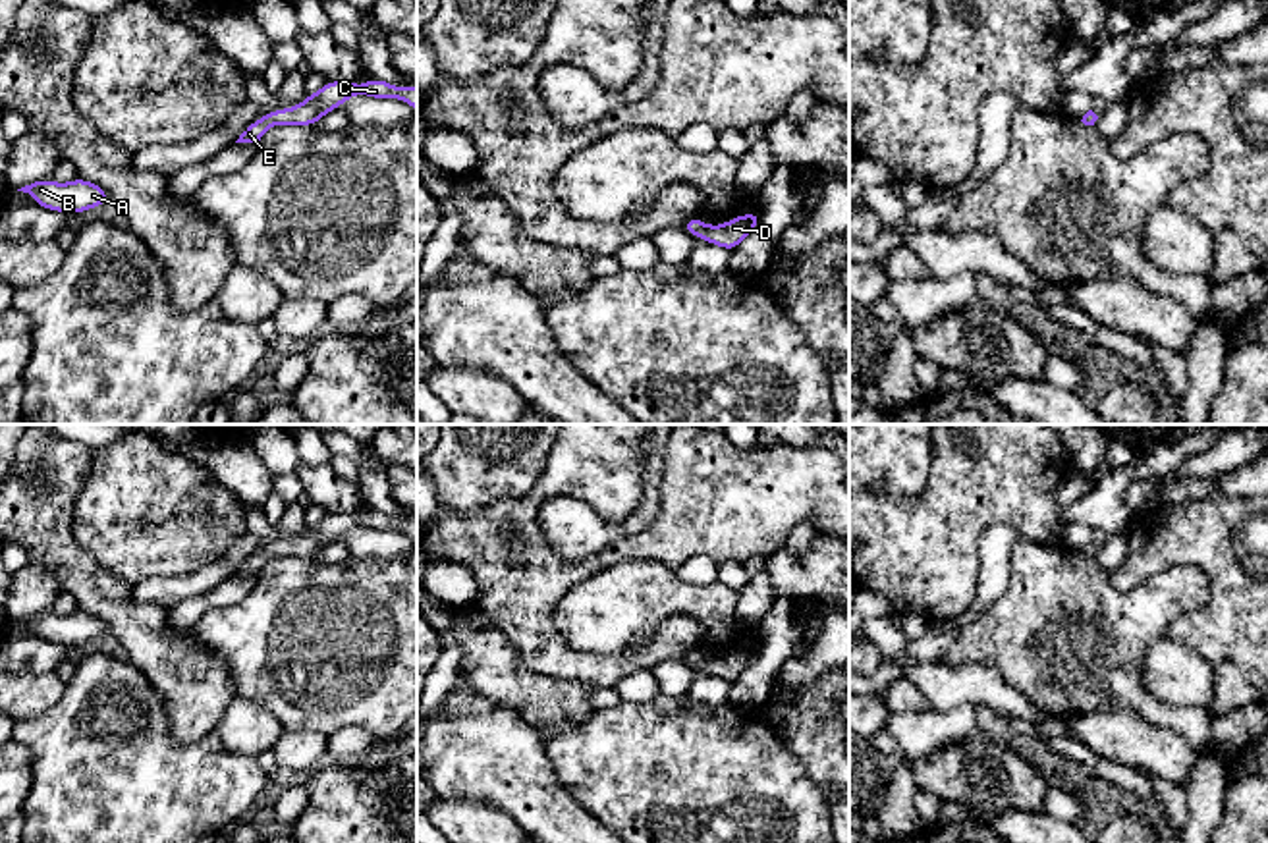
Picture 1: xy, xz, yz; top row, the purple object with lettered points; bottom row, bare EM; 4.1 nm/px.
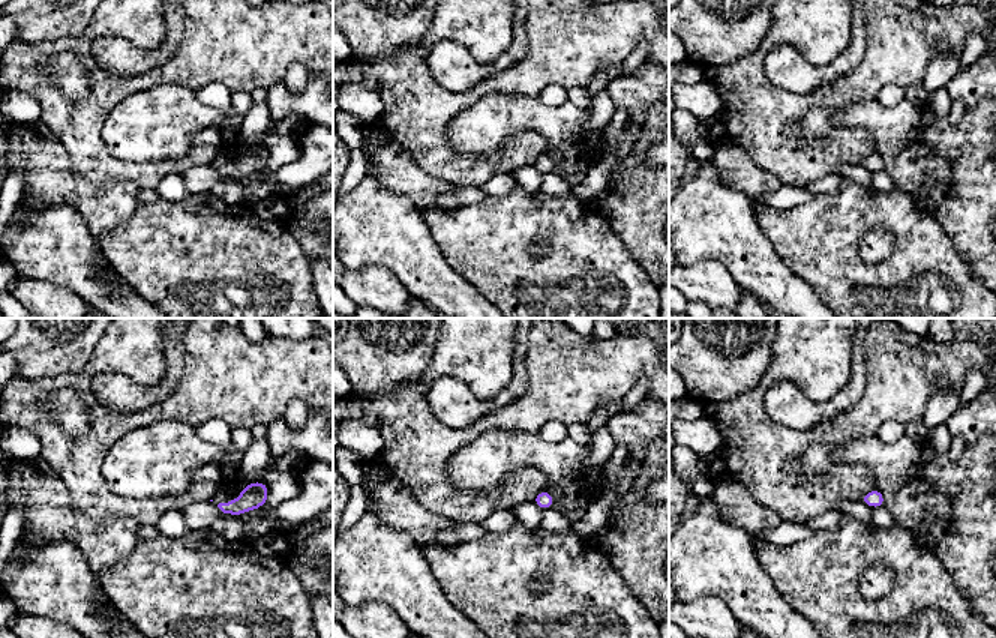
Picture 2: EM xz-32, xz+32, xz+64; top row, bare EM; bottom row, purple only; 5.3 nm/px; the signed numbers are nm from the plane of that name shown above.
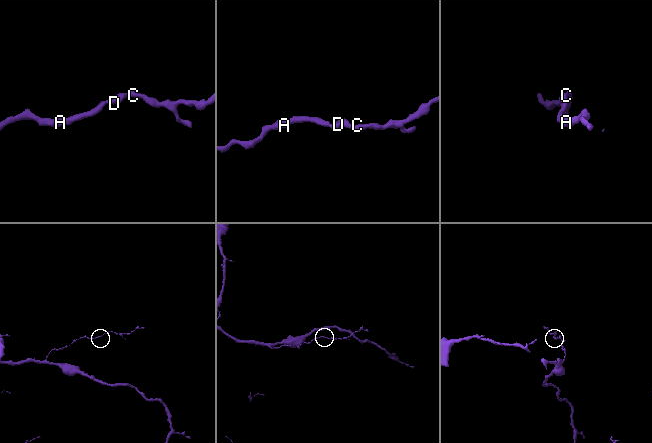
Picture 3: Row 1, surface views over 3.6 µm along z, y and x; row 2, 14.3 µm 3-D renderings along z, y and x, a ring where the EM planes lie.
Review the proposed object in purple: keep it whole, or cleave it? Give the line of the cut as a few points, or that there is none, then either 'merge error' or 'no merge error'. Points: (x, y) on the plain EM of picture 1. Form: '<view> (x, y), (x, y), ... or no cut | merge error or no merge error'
no cut | no merge error

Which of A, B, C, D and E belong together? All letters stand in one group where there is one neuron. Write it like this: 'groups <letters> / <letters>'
groups A B C D E

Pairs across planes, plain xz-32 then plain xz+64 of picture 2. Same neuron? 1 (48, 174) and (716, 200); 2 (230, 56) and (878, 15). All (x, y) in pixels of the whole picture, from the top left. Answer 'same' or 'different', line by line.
1: different
2: same

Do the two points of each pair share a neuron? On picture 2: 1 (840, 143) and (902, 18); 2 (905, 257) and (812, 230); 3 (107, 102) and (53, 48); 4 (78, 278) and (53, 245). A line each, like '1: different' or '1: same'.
1: same
2: same
3: same
4: same

